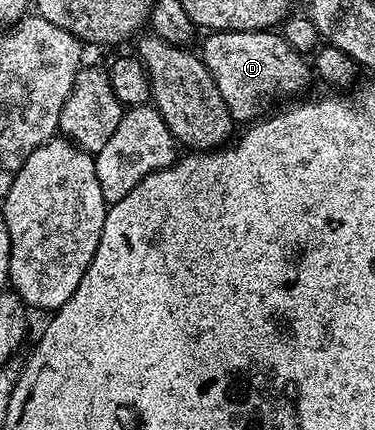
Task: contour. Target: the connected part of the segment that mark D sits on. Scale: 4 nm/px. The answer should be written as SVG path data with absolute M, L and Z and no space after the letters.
M225 29L222 31L208 32L204 37L207 38L205 38L203 41L203 49L201 48L201 56L203 58L203 62L205 63L205 67L209 71L209 75L213 75L213 83L217 83L217 91L221 91L221 99L225 99L225 107L229 107L232 118L234 118L236 122L254 122L256 118L260 116L261 110L259 110L259 108L262 107L263 100L265 100L266 97L287 97L283 99L294 98L296 95L299 95L294 95L294 93L301 92L302 89L310 83L311 77L313 81L313 69L312 66L309 64L308 58L304 56L304 54L298 53L295 48L292 47L292 45L290 45L290 43L288 43L288 41L286 41L278 32L268 31L265 29L258 29L257 31L229 31L228 29Z

